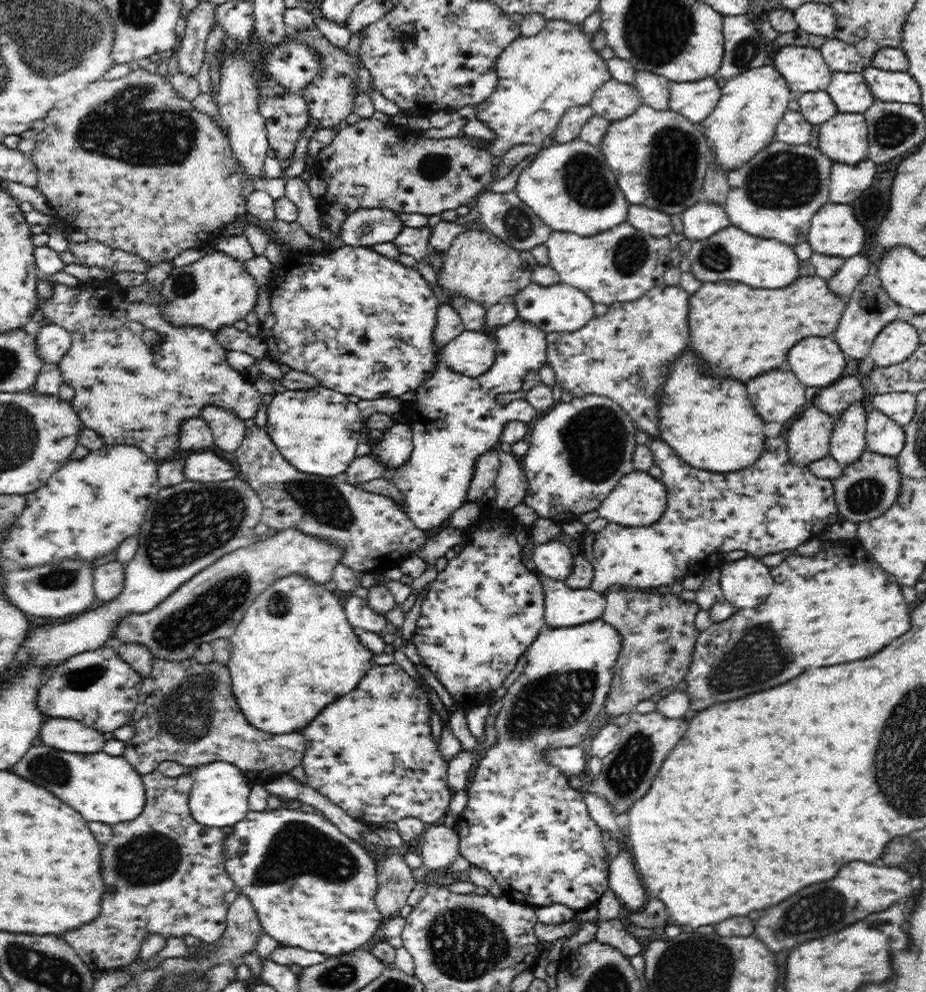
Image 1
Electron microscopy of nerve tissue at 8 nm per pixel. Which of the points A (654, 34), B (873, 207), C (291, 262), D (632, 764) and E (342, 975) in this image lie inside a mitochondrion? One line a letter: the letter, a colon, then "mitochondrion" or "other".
A: mitochondrion
B: other
C: other
D: mitochondrion
E: mitochondrion

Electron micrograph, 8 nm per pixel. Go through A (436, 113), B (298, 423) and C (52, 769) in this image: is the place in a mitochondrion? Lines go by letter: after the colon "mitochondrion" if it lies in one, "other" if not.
A: other
B: other
C: mitochondrion

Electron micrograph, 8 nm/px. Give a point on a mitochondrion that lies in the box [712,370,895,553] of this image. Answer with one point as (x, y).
(867, 494)

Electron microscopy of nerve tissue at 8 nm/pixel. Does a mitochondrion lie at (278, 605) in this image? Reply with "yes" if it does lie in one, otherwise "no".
yes

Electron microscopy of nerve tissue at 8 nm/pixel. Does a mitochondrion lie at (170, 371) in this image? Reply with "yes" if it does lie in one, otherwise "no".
no

